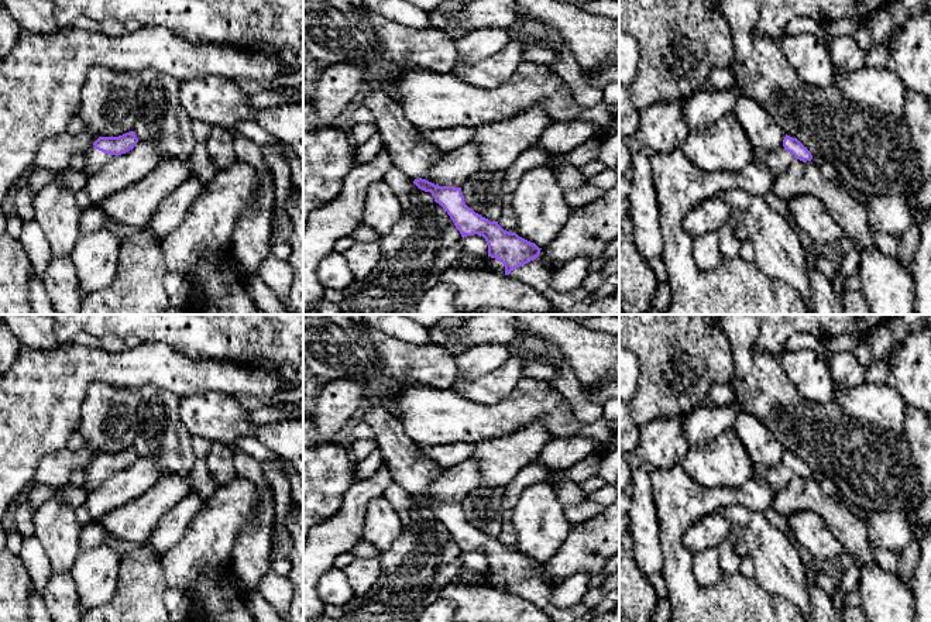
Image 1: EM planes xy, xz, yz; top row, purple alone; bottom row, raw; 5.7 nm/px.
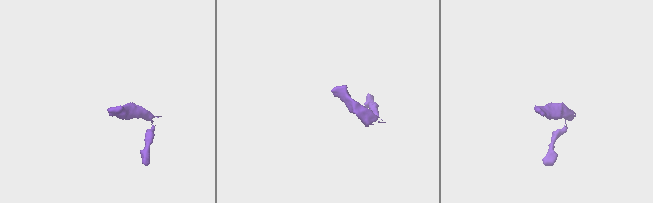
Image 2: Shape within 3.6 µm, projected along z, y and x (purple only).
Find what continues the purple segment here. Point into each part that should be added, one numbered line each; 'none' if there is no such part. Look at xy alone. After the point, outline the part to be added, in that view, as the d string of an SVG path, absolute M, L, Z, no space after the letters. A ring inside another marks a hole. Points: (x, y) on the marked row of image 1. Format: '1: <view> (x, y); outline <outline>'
1: xy (95, 160); outline M90 145L86 151L86 169L85 175L90 176L96 171L99 171L102 166L104 166L107 162L110 162L116 155L104 154L95 148L95 145Z

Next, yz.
1: yz (777, 161); outline M780 147L777 151L765 151L755 148L753 161L765 164L776 179L777 176L784 173L787 168L794 161L797 161L797 158L791 152L789 152L784 147Z

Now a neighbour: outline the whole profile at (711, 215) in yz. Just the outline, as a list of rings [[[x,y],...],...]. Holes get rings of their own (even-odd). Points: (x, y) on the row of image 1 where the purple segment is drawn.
[[[715,196],[691,209],[683,217],[681,226],[694,240],[707,233],[718,231],[726,223],[732,223],[731,212],[728,206]]]

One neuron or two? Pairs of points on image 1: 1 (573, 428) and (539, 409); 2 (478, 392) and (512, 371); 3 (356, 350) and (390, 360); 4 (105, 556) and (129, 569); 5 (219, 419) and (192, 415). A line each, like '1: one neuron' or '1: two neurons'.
1: one neuron
2: one neuron
3: one neuron
4: two neurons
5: one neuron

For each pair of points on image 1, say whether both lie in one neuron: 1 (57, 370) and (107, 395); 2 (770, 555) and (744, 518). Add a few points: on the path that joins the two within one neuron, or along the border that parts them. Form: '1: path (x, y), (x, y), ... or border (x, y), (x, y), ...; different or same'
1: border (123, 387), (93, 382), (82, 404), (81, 419); different
2: path (765, 545), (751, 526); same

